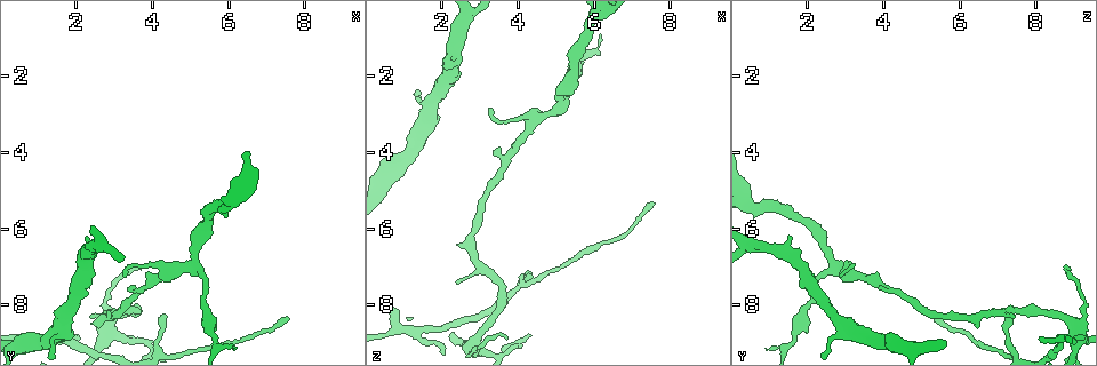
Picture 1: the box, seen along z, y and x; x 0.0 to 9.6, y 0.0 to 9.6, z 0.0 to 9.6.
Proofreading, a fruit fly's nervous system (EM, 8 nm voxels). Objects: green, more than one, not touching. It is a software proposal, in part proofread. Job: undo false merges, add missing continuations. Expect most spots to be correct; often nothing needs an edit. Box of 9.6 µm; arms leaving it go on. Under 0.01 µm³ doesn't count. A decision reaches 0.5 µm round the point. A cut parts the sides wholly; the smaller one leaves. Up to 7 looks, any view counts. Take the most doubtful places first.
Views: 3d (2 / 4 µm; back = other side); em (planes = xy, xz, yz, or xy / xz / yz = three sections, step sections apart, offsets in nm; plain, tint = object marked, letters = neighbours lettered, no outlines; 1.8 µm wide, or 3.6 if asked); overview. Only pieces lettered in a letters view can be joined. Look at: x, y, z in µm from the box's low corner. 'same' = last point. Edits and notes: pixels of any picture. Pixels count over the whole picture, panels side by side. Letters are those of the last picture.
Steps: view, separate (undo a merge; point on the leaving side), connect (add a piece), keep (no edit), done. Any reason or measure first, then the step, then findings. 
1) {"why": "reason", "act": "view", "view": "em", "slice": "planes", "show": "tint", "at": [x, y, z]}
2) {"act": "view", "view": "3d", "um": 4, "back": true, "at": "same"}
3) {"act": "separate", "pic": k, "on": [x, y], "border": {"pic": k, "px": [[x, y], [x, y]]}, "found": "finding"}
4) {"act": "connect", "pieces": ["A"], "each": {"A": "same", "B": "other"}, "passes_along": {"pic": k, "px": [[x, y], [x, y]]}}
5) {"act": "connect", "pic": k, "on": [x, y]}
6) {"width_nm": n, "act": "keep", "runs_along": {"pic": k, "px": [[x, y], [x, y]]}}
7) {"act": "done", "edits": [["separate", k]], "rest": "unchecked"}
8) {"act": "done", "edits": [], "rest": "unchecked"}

{"why": "calibre changes", "act": "view", "view": "em", "slice": "planes", "show": "tint", "at": [5.60, 8.90, 1.70]}

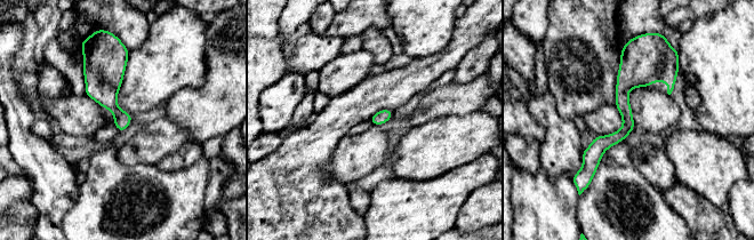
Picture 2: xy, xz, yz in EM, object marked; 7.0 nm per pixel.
{"act": "view", "view": "em", "slice": "planes", "show": "letters", "at": "same"}

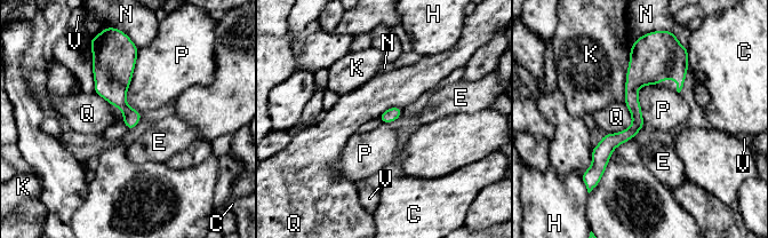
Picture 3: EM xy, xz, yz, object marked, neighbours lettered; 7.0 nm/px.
{"width_nm": 100, "act": "keep", "each": {"C": "other", "E": "other", "H": "other", "K": "other", "N": "other", "P": "other", "Q": "other", "V": "other"}, "border": {"pic": 3, "px": [[138, 49], [126, 102], [142, 113]]}, "found": "all the same neuron"}

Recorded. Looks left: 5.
{"why": "branch stops here", "act": "view", "view": "em", "slice": "planes", "show": "letters", "at": [0.75, 8.85, 8.10]}

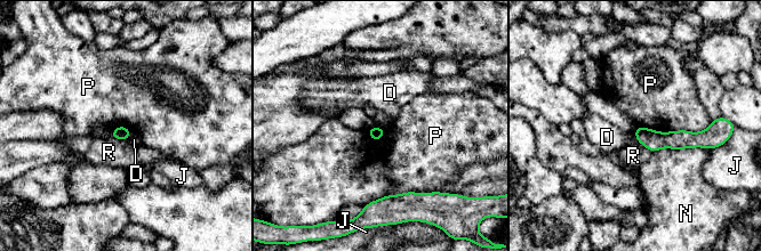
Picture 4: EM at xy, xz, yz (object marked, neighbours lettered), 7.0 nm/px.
{"longest_contact_nm": ["P", 550], "act": "keep", "each": {"D": "other", "J": "other", "N": "other", "P": "other", "R": "other"}, "found": "no lettered piece goes on from it"}

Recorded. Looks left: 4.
{"why": "an open end", "act": "view", "view": "3d", "um": 2, "at": [2.35, 8.35, 7.45]}

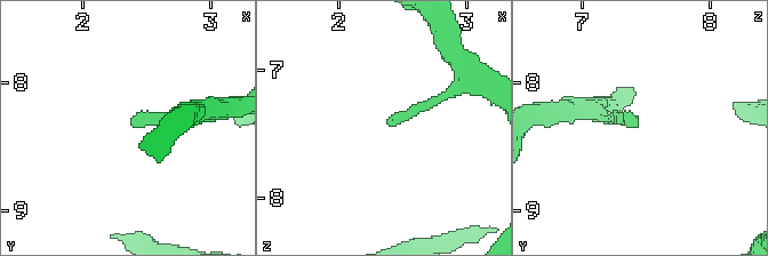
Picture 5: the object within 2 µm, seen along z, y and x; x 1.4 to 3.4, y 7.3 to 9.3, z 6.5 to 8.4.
{"why": "need the tissue", "act": "view", "view": "em", "slice": "planes", "show": "letters", "at": [2.38, 8.32, 7.42]}

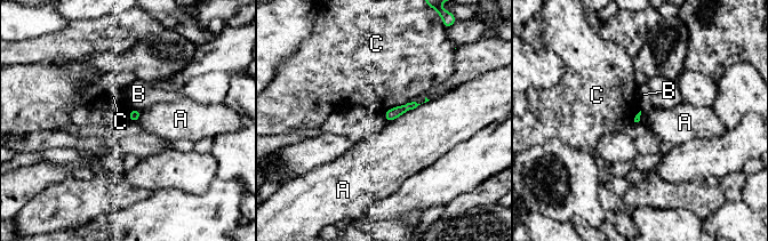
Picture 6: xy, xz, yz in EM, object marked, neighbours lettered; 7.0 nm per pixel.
{"act": "keep", "each": {"A": "other", "B": "other", "C": "other"}, "found": "no lettered piece goes on from it"}

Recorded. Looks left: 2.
{"act": "done", "edits": [], "rest": "unchecked"}

